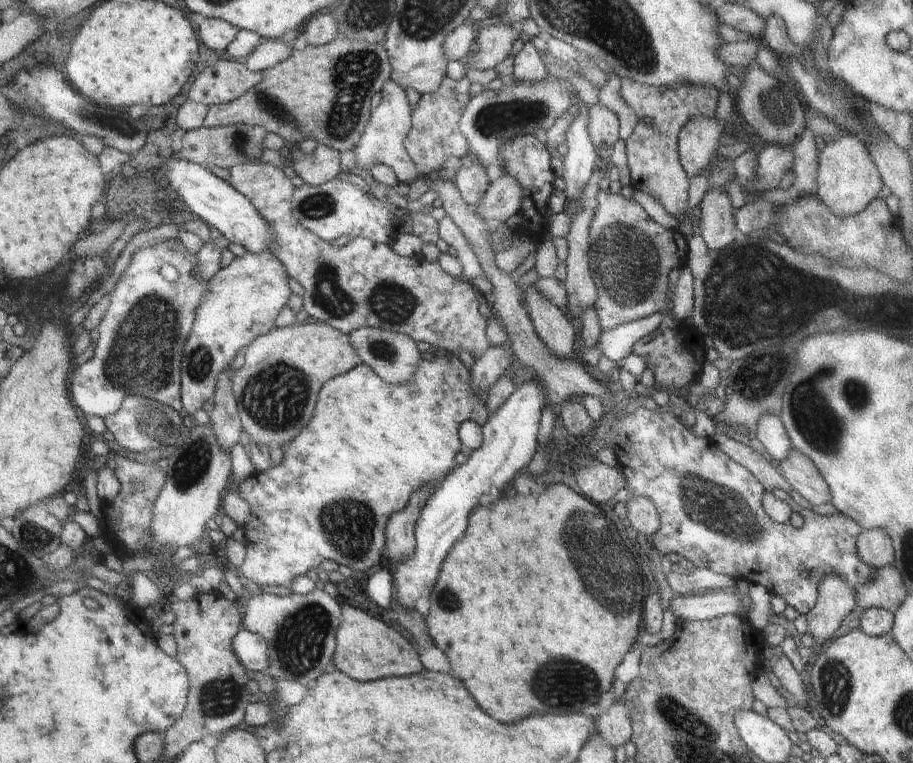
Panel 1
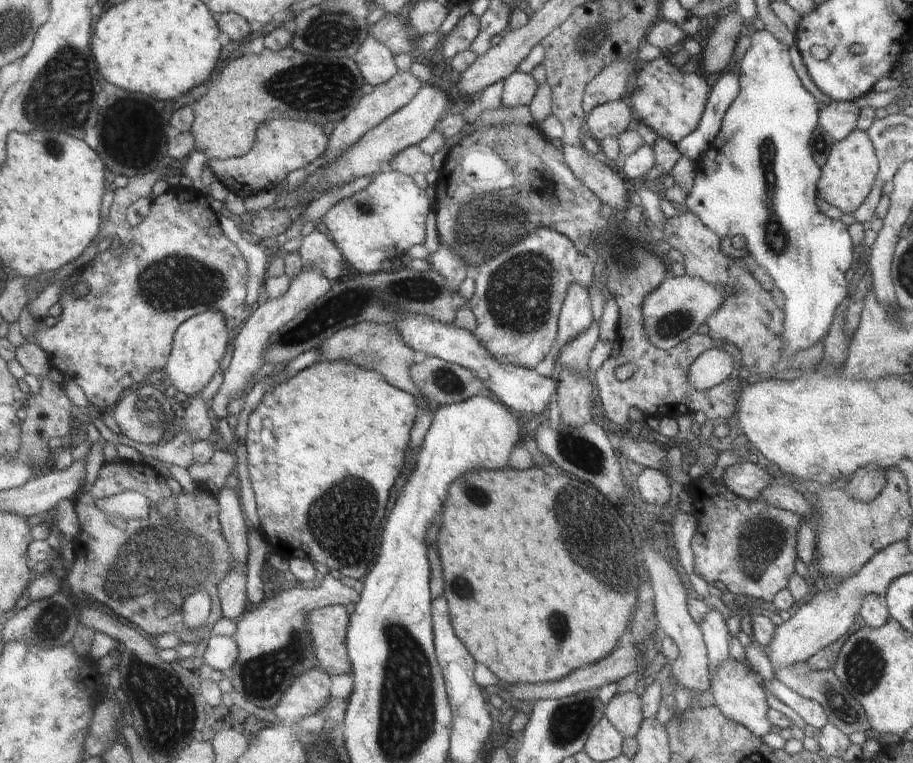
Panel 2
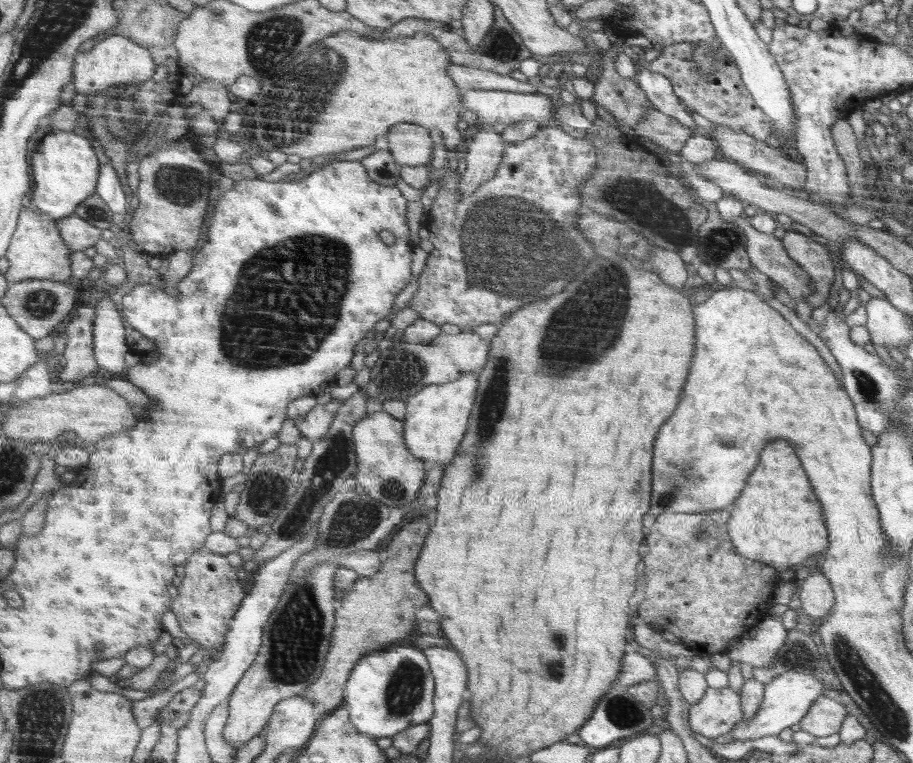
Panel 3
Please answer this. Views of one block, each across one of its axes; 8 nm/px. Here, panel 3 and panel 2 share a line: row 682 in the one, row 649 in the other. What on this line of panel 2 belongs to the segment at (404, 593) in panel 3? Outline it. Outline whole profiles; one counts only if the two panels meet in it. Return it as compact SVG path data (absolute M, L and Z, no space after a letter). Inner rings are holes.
M342 605L317 608L308 616L308 628L316 650L316 666L330 676L352 672L351 660L346 656L348 612Z

